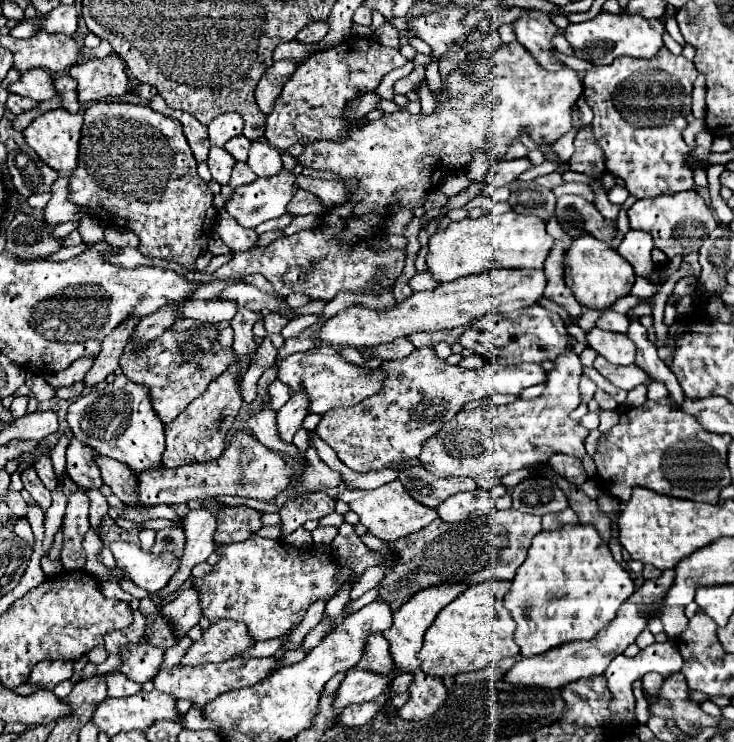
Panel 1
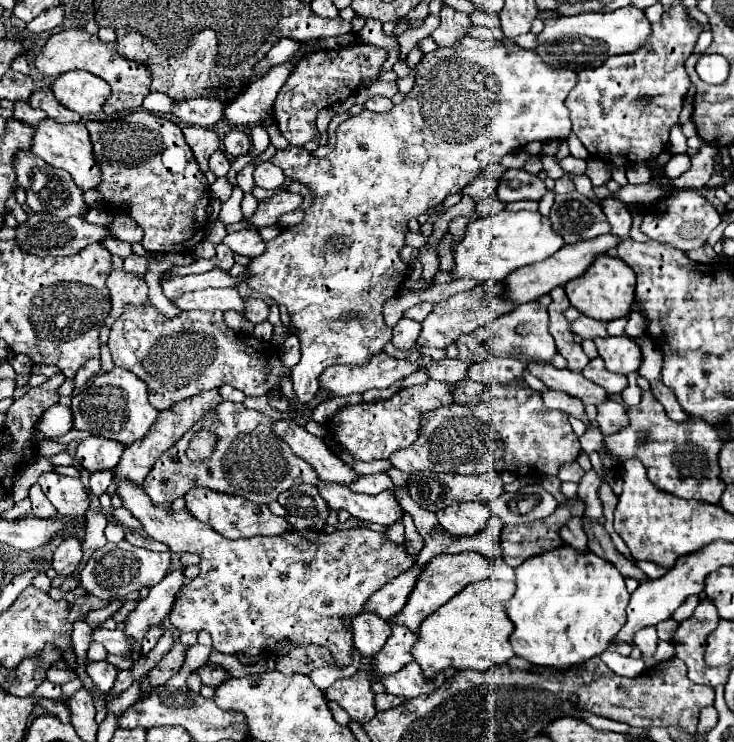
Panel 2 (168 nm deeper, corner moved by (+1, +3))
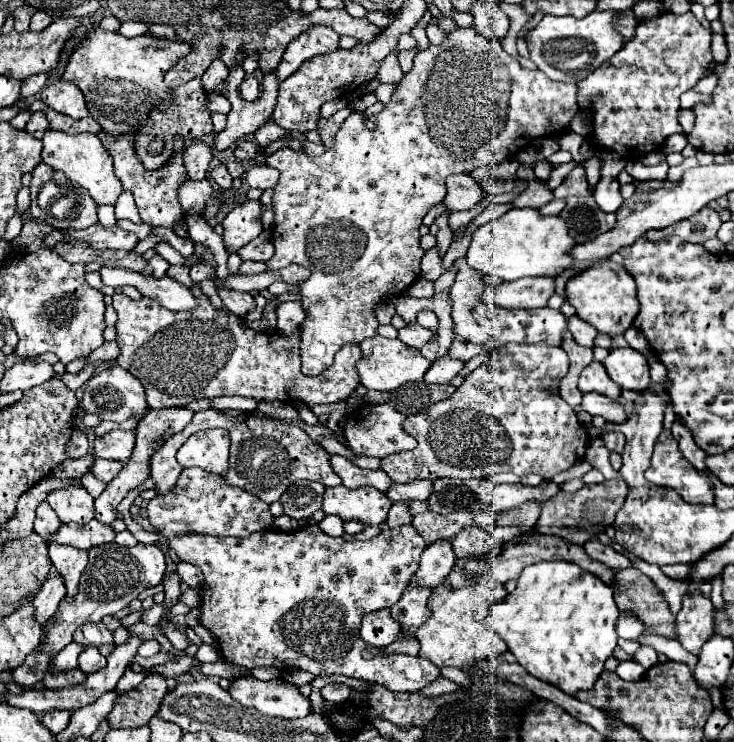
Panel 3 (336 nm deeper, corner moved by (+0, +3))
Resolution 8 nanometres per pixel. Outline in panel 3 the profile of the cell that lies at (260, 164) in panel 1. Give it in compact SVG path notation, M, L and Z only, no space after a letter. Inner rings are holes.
M263 165L263 167L251 167L245 173L247 183L251 187L255 187L255 189L261 189L261 191L273 189L277 185L277 177L279 177L279 173L275 169L271 169L271 167L267 167L267 165Z

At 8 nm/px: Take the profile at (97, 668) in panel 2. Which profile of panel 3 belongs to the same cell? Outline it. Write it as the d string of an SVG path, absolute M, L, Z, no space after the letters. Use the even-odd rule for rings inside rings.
M85 647L85 651L79 655L79 669L83 673L95 673L105 667L105 657L97 651L97 647Z

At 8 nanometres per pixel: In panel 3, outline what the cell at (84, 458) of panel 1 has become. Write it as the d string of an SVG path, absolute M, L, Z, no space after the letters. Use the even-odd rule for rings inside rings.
M111 431L95 439L93 451L97 457L113 461L129 461L135 447L135 431Z

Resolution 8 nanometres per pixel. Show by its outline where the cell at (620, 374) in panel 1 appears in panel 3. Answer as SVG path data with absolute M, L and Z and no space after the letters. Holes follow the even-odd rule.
M591 361L591 363L583 369L577 387L579 387L581 393L591 393L591 391L595 391L595 393L601 393L601 395L605 395L605 397L609 397L609 399L619 399L619 395L621 395L621 387L607 377L605 367L603 367L603 363L599 363L599 361Z

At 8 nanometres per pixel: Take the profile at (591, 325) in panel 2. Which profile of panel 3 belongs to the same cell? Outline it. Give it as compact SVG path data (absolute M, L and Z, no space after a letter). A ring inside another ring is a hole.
M573 315L567 323L569 323L569 331L573 333L573 339L579 345L593 347L593 339L597 335L597 329L593 329L593 325L589 325L587 321L581 321L577 315Z

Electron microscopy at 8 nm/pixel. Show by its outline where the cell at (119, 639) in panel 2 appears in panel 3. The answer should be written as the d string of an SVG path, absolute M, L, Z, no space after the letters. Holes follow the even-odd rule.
M89 623L89 625L81 625L81 629L73 633L73 641L81 645L99 647L105 643L113 643L113 635L105 629L103 623Z

